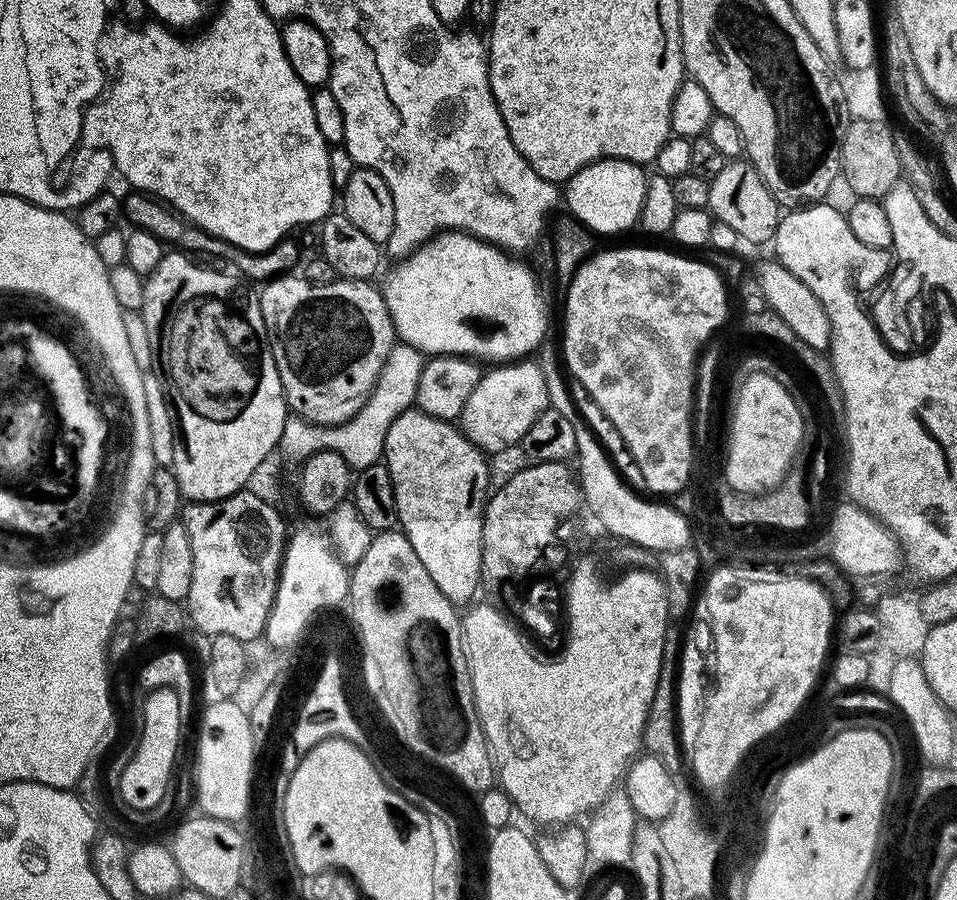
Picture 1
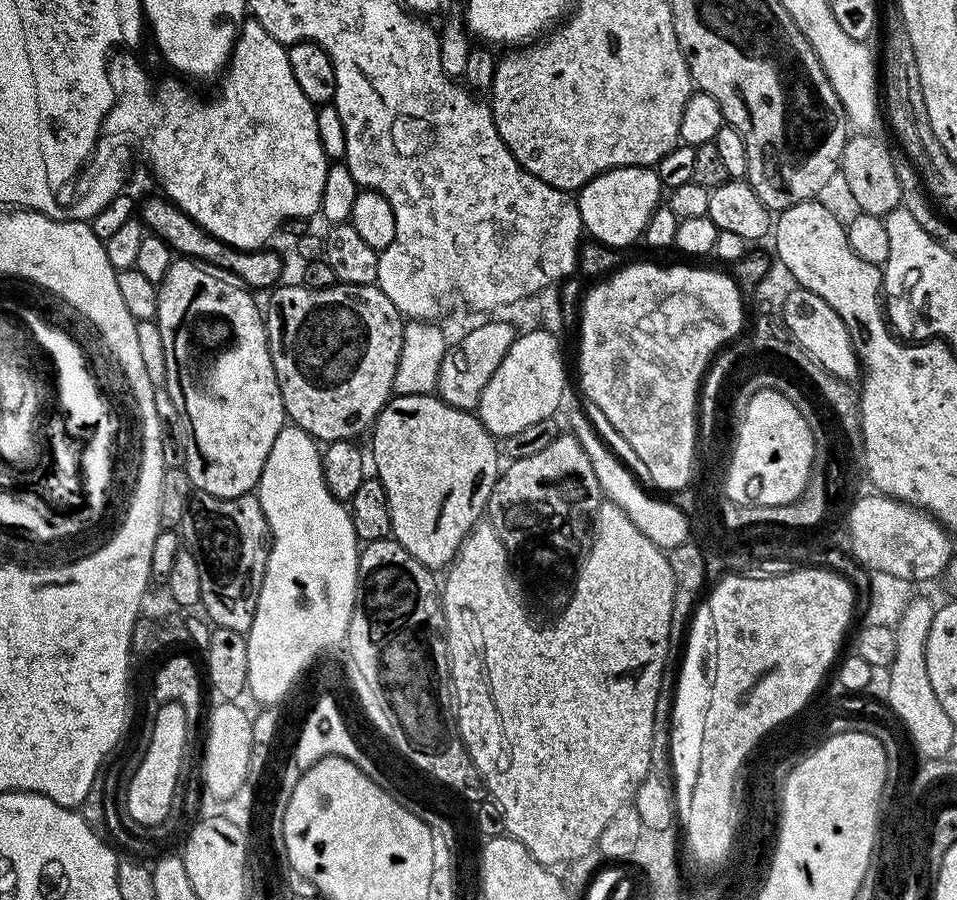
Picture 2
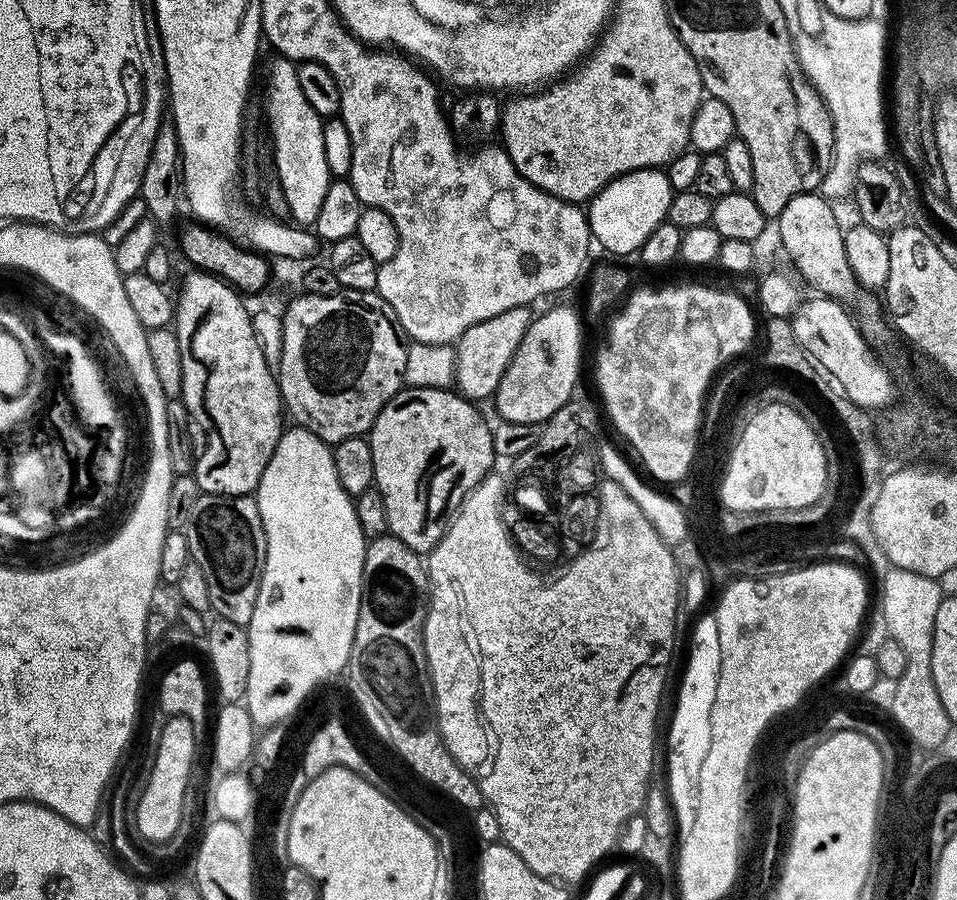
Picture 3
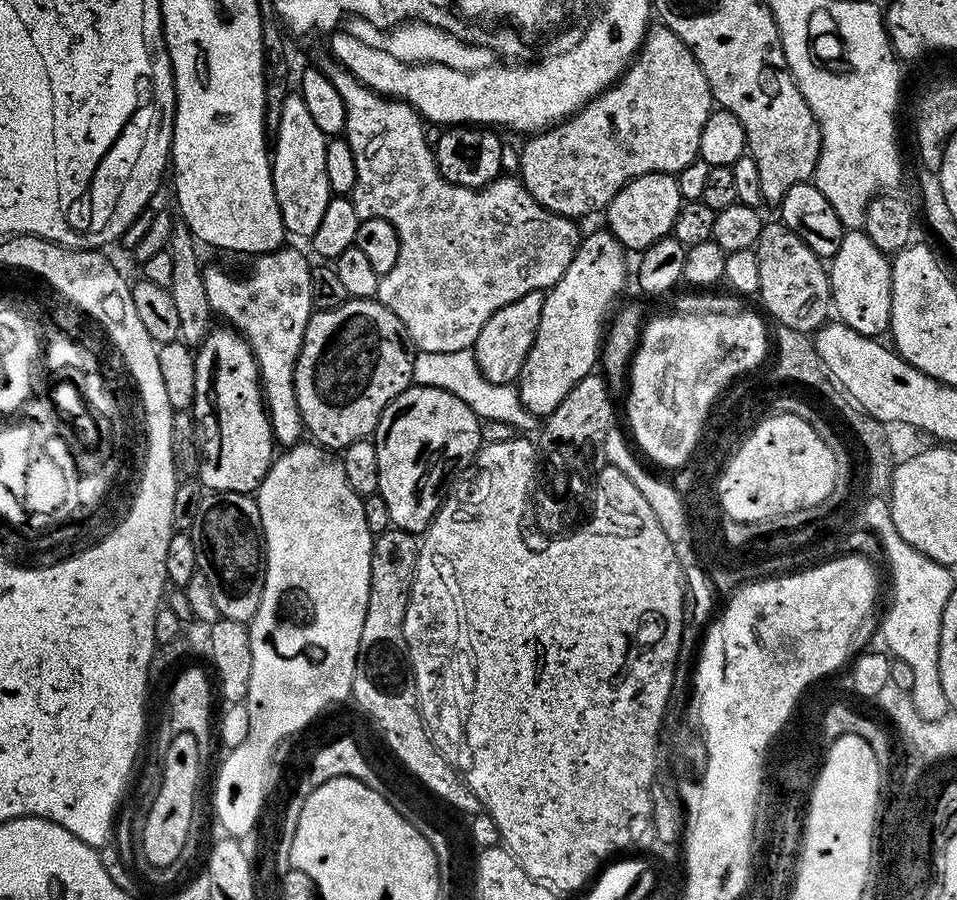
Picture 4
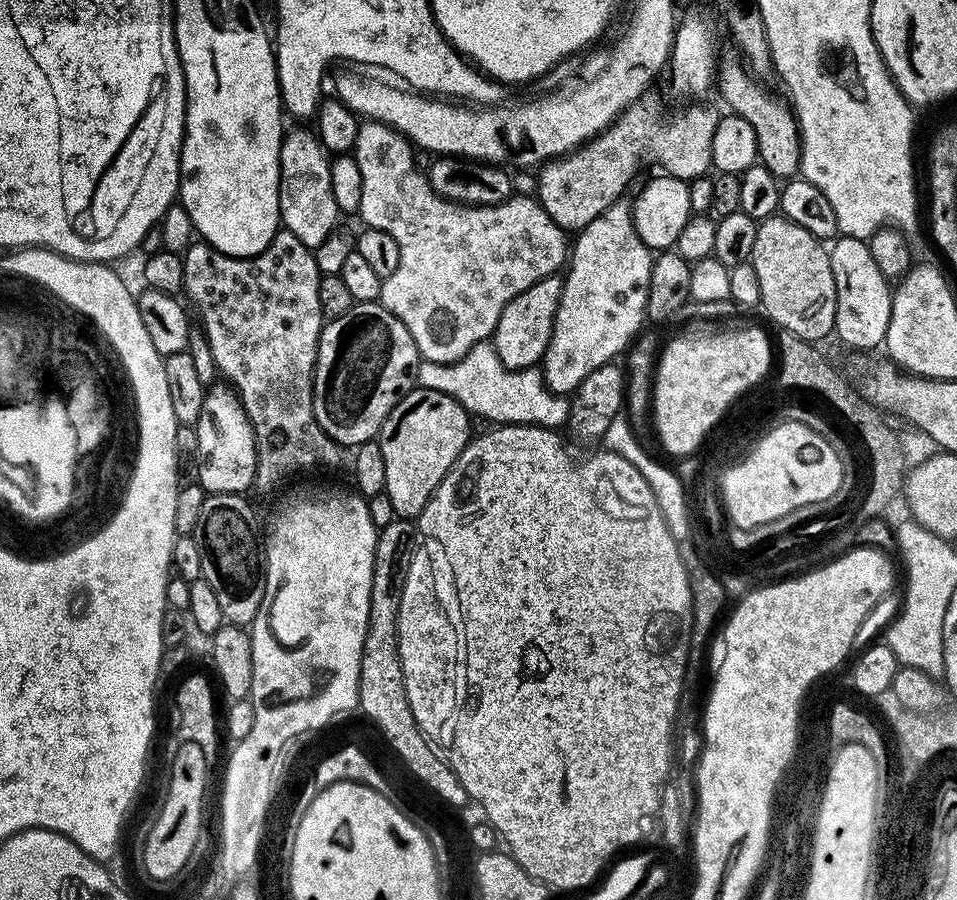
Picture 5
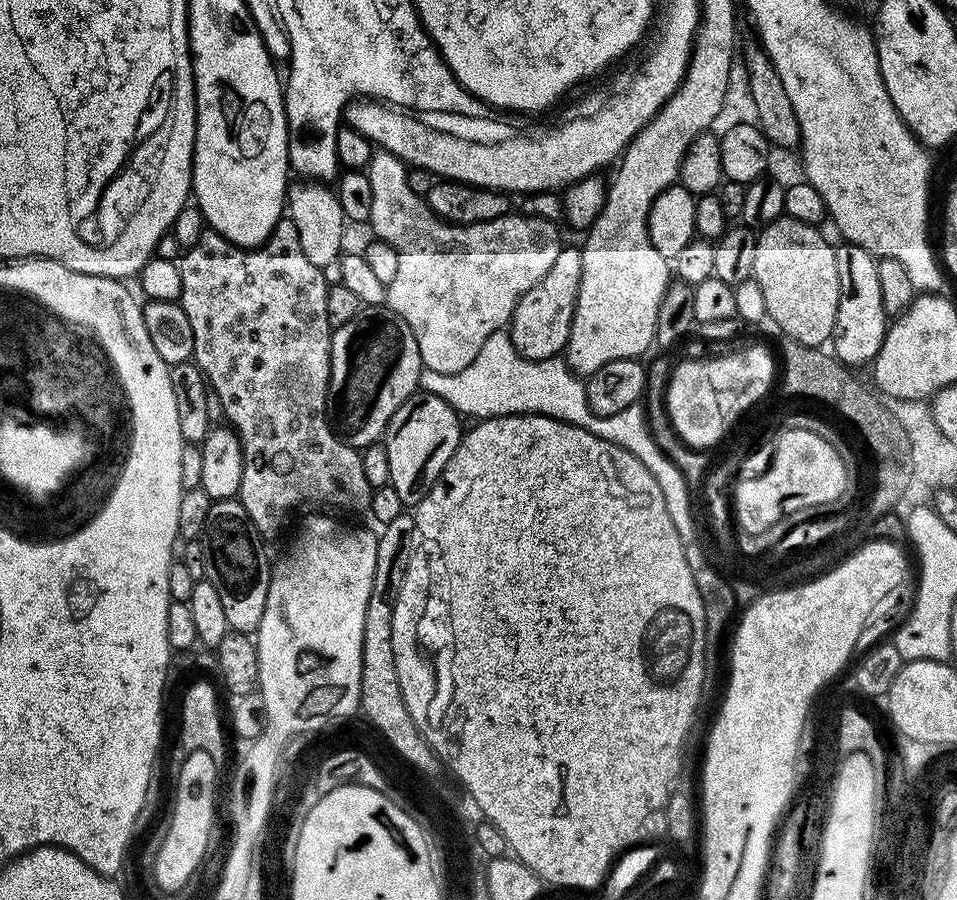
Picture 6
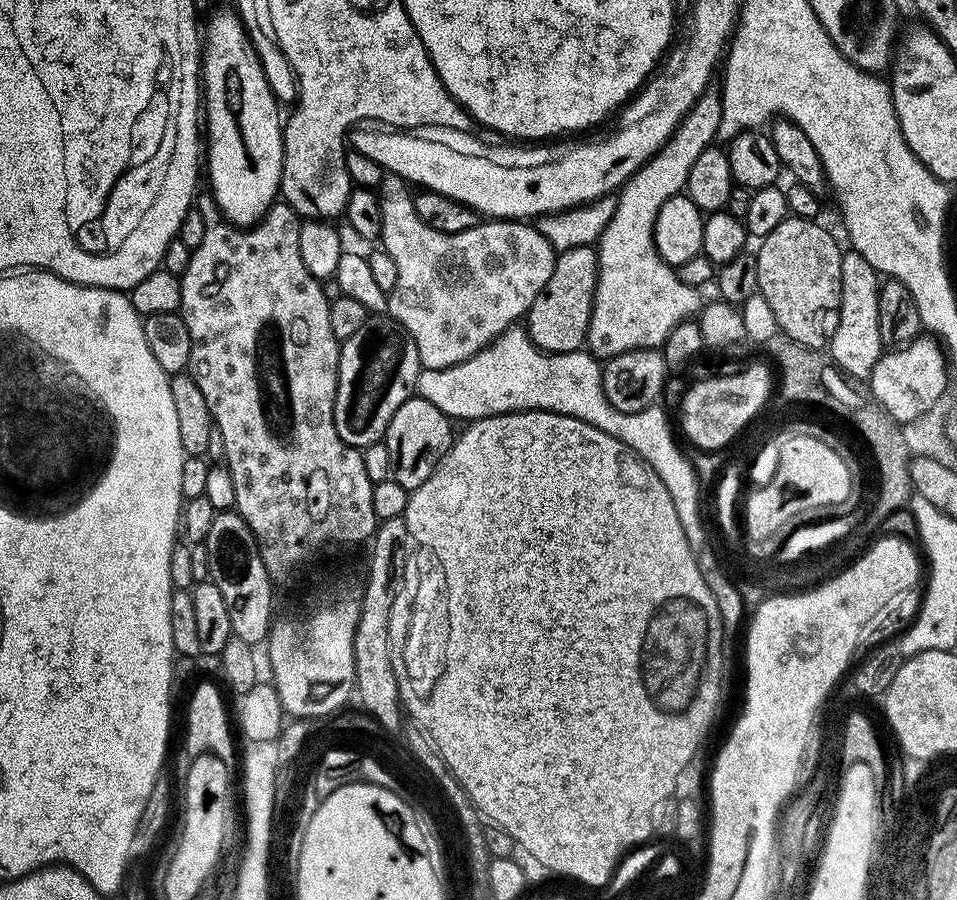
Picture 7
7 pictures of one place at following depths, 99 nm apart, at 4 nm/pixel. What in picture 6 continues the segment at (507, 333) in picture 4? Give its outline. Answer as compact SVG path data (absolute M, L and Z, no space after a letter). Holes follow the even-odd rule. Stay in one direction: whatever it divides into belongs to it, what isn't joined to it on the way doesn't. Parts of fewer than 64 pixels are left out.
M561 247L558 258L554 258L554 266L550 266L546 278L542 278L538 286L530 286L530 290L526 290L526 294L522 294L520 301L514 306L514 314L506 331L518 354L522 354L526 360L554 360L567 349L578 286L581 282L580 248Z

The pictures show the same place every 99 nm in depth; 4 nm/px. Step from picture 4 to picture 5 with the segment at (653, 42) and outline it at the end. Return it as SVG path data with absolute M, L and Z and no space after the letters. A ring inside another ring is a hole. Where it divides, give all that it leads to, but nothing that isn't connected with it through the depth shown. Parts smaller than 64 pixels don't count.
M651 98L638 100L600 136L567 156L547 161L539 169L540 181L535 192L546 214L550 214L565 233L579 233L625 195L628 183L640 168L640 160L648 160L651 156L664 167L661 169L667 175L679 180L691 182L709 175L718 112L707 108L704 102L692 102L687 107L685 112L668 117L656 109Z

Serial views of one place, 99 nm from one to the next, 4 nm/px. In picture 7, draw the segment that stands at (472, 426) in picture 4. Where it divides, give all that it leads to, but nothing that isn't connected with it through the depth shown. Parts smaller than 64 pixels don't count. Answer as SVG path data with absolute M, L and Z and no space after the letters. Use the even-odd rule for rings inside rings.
M409 396L394 414L384 434L383 444L390 450L390 466L392 467L391 479L398 482L398 486L414 489L422 486L430 474L440 465L440 459L452 447L454 437L450 432L449 417L434 402L426 402L419 396Z

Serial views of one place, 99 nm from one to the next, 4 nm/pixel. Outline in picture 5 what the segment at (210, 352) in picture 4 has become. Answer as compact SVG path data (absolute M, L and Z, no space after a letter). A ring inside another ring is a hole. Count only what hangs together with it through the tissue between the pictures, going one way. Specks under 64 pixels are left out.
M224 382L209 387L204 393L202 414L194 427L198 436L199 483L205 493L247 493L247 488L256 483L256 439L236 389Z

